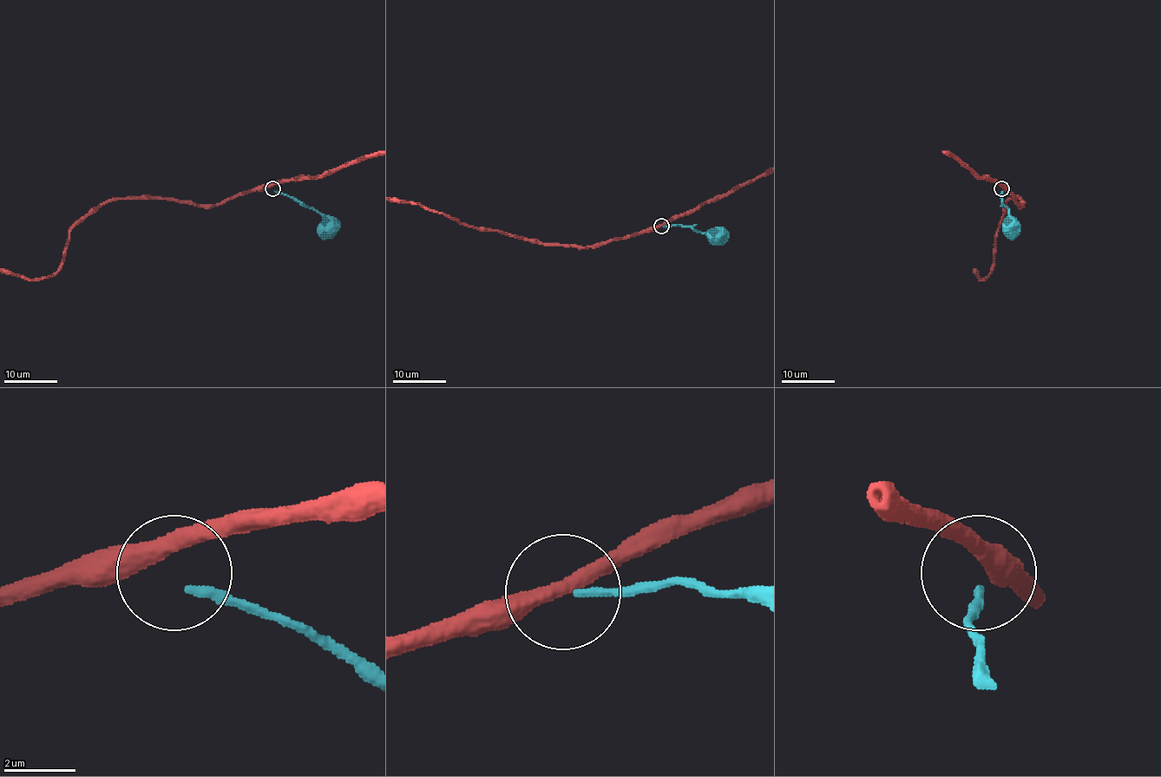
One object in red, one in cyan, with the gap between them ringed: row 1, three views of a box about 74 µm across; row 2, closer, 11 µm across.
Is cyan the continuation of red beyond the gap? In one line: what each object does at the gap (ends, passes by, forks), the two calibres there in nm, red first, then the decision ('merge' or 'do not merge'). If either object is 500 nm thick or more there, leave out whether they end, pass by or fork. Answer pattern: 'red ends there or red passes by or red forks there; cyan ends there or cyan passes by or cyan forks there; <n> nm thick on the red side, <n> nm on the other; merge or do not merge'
red passes by; cyan ends there; 440 nm thick on the red side, 240 nm on the other; do not merge

